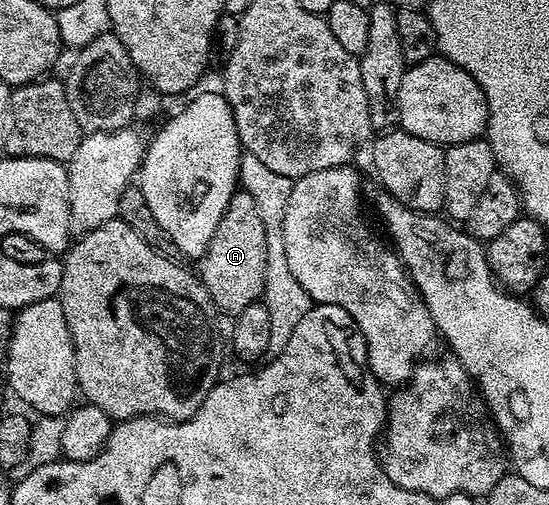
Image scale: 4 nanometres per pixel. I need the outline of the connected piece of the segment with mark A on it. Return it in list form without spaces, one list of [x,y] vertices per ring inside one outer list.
[[[243,190],[234,192],[231,202],[227,202],[227,210],[223,210],[223,218],[219,218],[219,226],[207,246],[204,256],[200,257],[199,275],[205,284],[207,294],[211,294],[213,307],[218,313],[236,314],[247,310],[247,306],[258,303],[265,295],[265,279],[267,278],[267,234],[263,230],[263,218],[259,218],[259,210],[255,207],[255,198]]]

